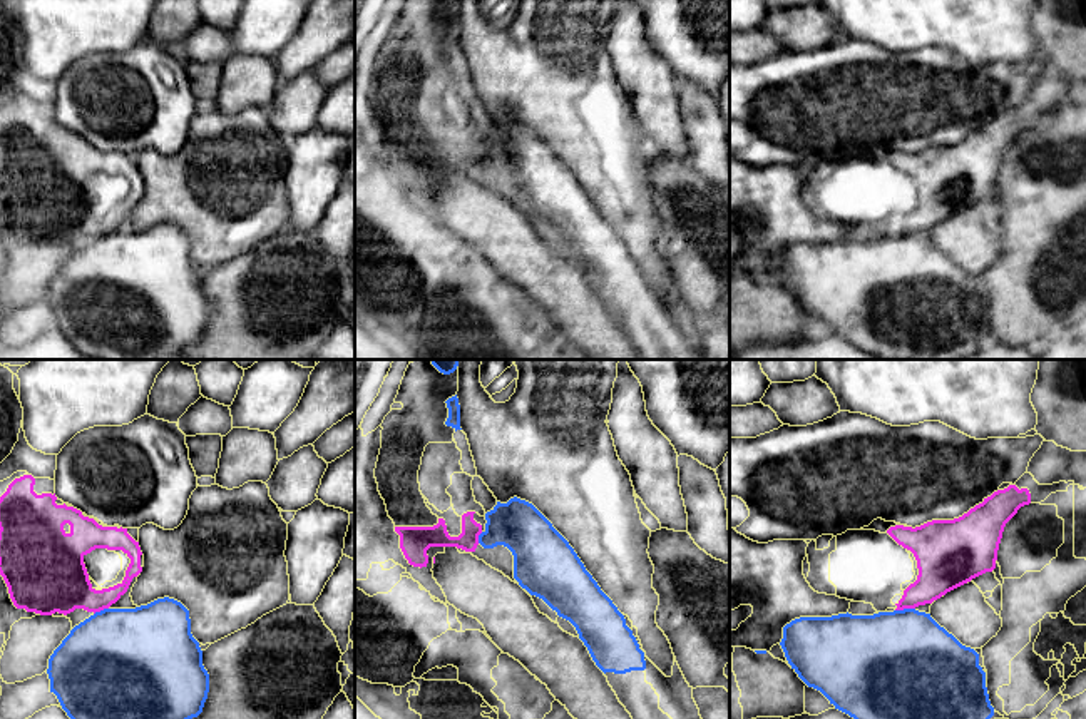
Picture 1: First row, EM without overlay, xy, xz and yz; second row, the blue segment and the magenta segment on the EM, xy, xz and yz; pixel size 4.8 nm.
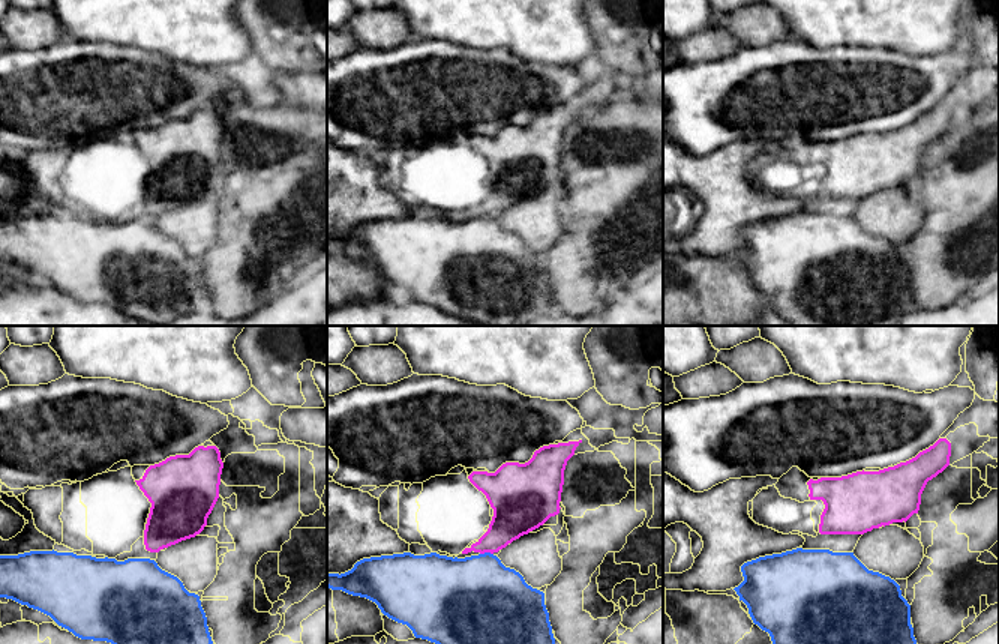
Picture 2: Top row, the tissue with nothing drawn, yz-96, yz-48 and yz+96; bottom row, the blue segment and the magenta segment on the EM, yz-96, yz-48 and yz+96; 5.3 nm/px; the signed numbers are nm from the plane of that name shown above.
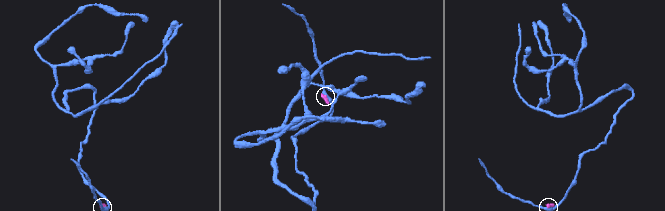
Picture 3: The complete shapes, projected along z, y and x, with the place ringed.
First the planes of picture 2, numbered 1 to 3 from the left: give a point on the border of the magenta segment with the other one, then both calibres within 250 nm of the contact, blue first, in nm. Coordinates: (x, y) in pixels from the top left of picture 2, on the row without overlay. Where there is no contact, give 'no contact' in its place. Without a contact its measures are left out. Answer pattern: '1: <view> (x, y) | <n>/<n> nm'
1: no contact
2: yz-48 (486, 216) | 460/220 nm
3: no contact

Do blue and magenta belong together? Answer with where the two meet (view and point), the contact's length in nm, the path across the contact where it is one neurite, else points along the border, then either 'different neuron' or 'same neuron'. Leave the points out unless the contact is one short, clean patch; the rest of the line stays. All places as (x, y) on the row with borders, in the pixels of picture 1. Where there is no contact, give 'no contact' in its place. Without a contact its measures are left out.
meets blue in yz at (904, 609); contact 100 nm long; border along yz (914, 607), (896, 611); different neuron

